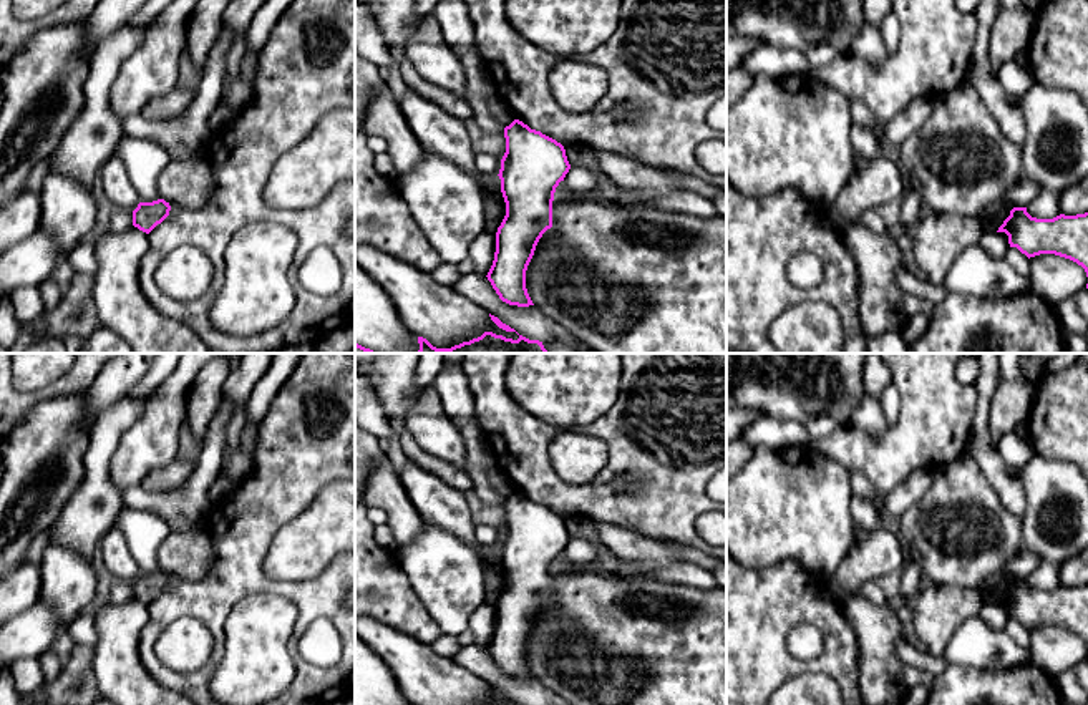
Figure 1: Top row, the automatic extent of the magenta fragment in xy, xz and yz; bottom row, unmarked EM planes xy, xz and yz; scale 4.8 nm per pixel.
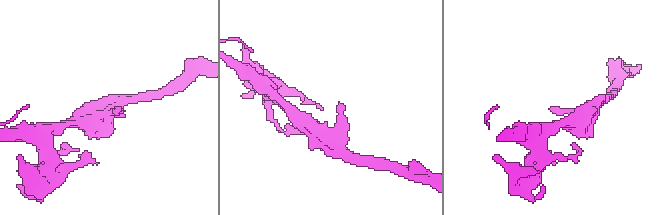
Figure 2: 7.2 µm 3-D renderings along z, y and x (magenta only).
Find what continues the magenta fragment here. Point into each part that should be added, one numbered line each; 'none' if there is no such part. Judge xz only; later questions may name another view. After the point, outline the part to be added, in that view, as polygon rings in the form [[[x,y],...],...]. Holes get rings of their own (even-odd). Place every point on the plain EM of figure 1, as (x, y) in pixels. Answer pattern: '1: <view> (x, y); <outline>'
none

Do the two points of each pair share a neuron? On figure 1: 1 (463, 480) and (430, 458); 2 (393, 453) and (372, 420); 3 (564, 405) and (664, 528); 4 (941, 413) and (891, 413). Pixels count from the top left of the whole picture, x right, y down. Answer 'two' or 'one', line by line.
1: one
2: one
3: two
4: two

